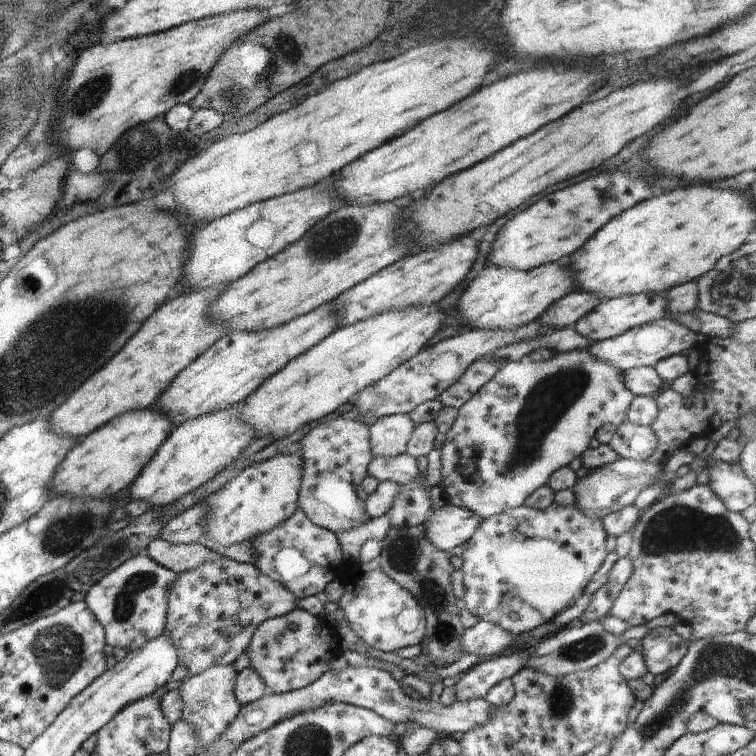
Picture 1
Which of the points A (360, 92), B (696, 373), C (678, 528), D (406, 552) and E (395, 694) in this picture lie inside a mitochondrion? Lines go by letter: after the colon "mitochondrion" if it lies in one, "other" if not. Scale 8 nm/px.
A: other
B: other
C: mitochondrion
D: mitochondrion
E: other

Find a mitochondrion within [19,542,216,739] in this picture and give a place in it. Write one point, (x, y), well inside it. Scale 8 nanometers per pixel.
(59, 650)

